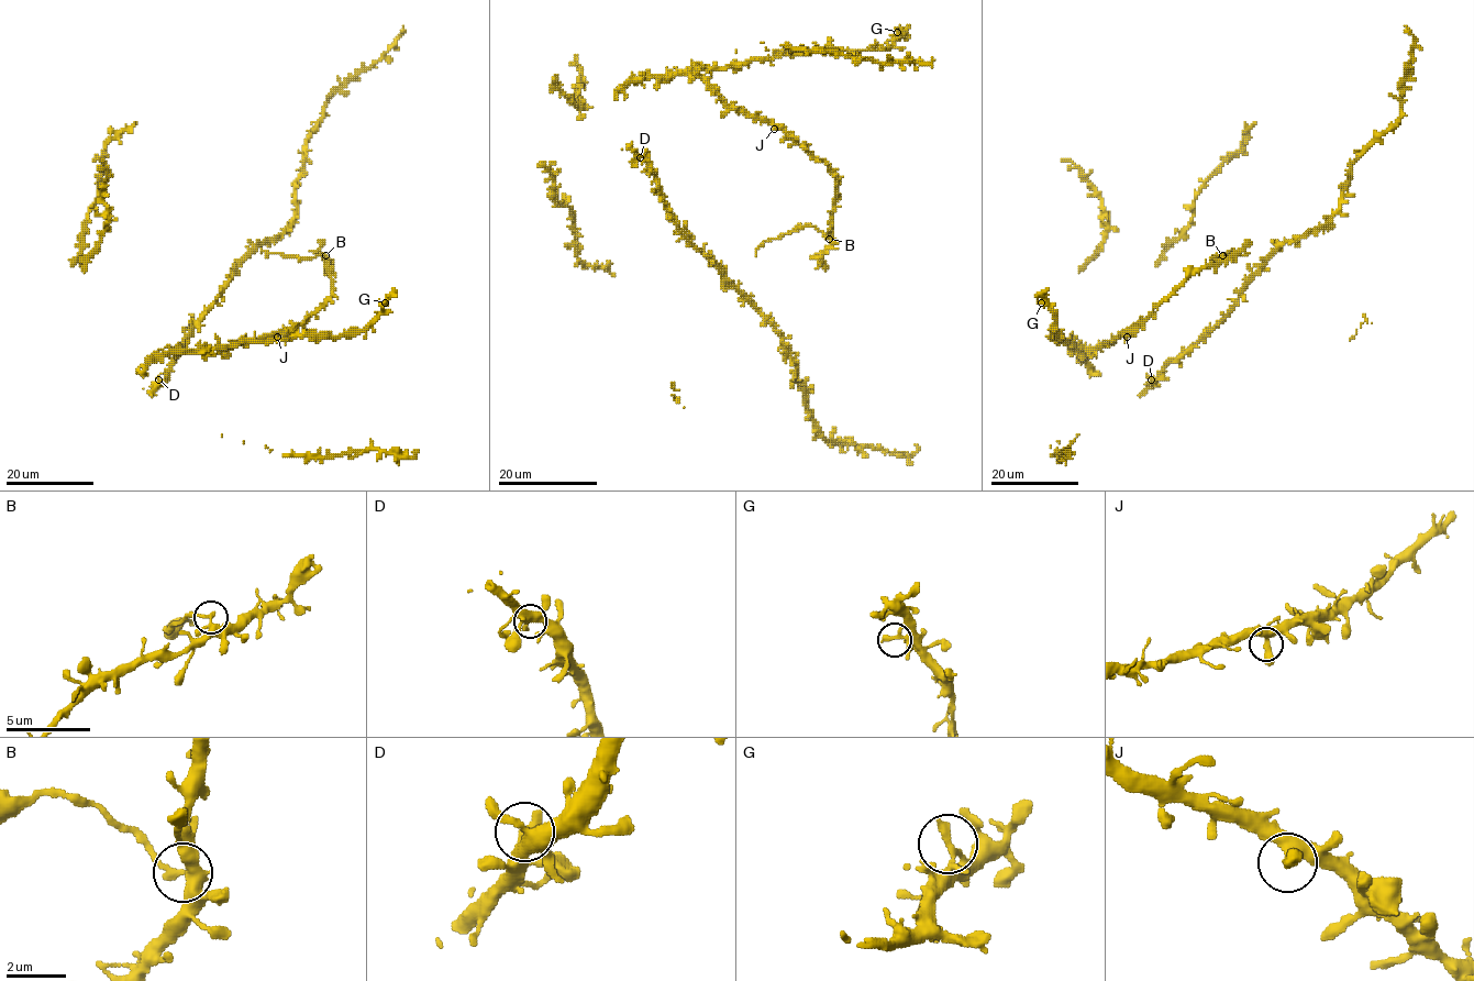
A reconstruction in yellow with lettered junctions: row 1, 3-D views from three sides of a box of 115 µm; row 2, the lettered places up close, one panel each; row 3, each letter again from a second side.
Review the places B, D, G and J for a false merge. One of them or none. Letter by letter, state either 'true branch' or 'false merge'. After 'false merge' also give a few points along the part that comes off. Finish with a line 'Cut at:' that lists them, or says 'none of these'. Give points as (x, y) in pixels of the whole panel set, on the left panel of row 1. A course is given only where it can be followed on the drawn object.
B: false merge | (327, 255), (299, 257), (261, 252)
D: true branch
G: true branch
J: true branch
Cut at: B

